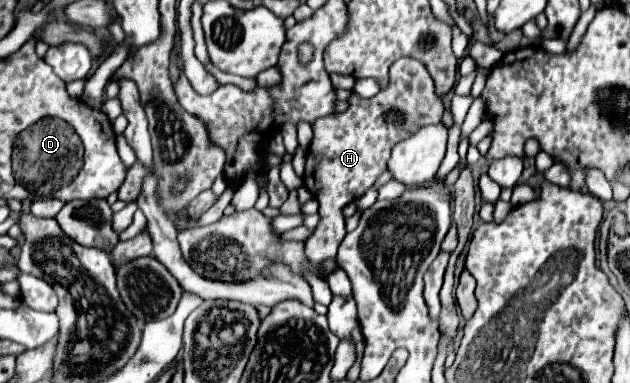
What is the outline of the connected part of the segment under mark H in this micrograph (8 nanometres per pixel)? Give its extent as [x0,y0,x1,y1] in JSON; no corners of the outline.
[303,58,443,272]

